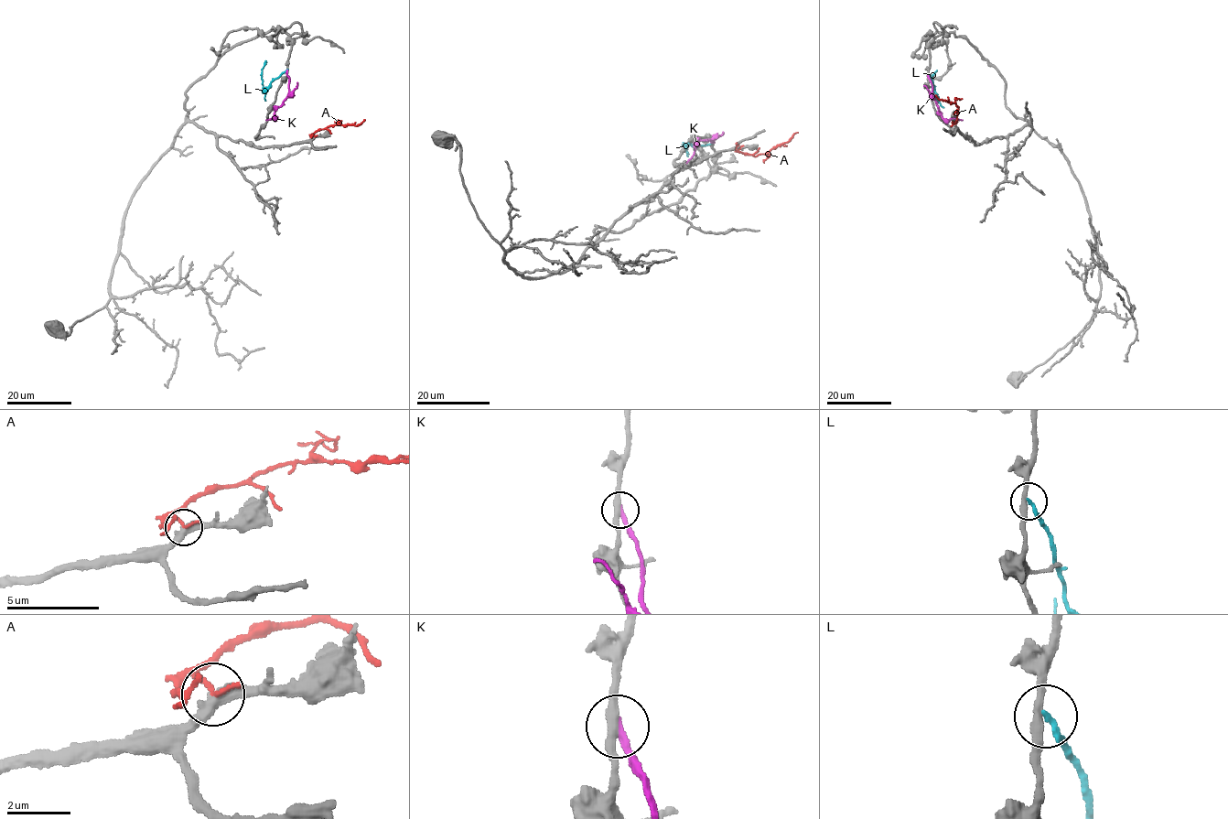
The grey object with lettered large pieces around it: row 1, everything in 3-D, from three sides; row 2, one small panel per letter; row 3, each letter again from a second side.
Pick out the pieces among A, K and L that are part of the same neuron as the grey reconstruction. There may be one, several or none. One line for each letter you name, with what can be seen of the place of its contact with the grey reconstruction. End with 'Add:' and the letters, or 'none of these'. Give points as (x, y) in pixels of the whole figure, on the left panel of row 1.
Add: none of these

